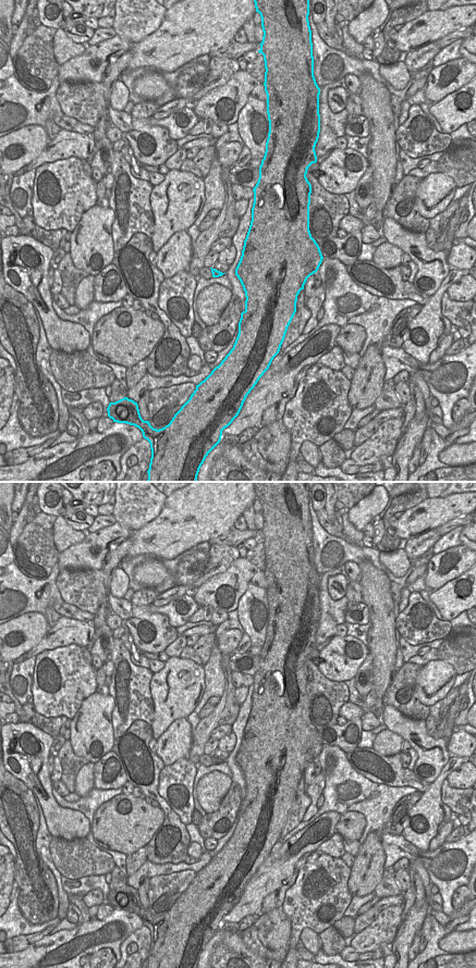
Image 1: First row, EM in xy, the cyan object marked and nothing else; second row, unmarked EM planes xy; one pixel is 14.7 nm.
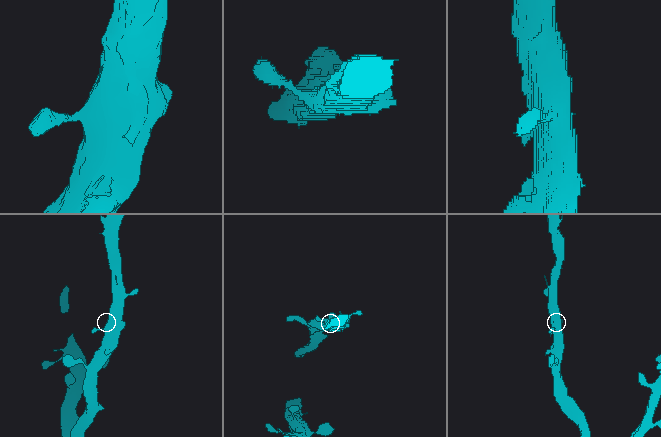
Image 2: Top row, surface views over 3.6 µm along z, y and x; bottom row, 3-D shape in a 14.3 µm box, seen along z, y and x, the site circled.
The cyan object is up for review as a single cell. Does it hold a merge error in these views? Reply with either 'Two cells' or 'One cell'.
One cell

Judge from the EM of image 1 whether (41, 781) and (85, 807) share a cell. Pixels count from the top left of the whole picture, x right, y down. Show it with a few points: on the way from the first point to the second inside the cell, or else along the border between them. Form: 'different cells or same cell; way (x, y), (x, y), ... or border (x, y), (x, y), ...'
different cells; border (51, 786), (55, 801), (68, 808)

